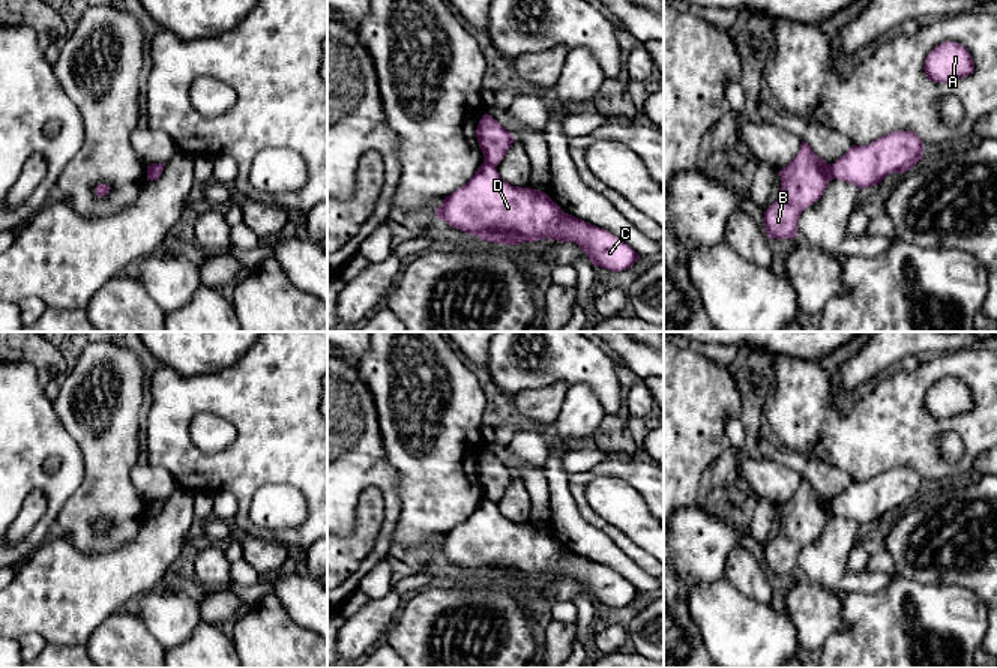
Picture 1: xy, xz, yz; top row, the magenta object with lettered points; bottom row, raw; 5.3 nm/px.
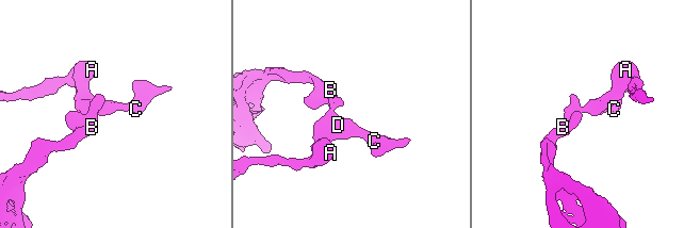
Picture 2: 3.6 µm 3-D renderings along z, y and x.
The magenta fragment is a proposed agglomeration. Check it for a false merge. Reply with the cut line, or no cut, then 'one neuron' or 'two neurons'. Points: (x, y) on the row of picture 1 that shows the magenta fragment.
yz (831, 165), (834, 177) | two neurons

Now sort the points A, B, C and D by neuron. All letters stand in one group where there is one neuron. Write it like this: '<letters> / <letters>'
A C D / B

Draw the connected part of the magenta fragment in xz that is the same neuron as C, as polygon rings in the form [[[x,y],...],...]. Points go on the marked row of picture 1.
[[[483,162],[474,176],[453,191],[437,207],[437,218],[452,228],[477,236],[485,242],[520,245],[541,239],[574,242],[583,249],[593,266],[622,272],[634,266],[638,254],[610,231],[565,213],[547,194],[539,189],[512,186],[500,177],[497,168]]]

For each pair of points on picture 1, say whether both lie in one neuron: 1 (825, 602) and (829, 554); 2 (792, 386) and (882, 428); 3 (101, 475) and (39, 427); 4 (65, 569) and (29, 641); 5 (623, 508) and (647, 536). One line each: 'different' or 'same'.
1: different
2: same
3: different
4: different
5: same

